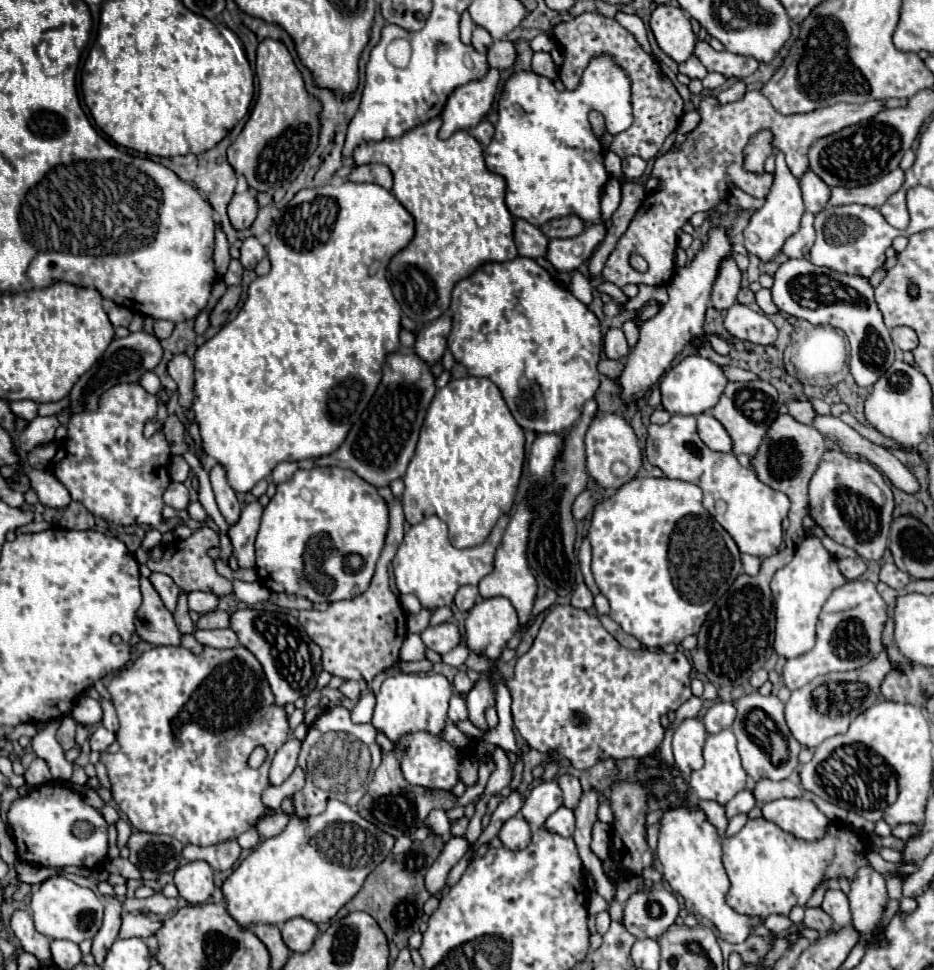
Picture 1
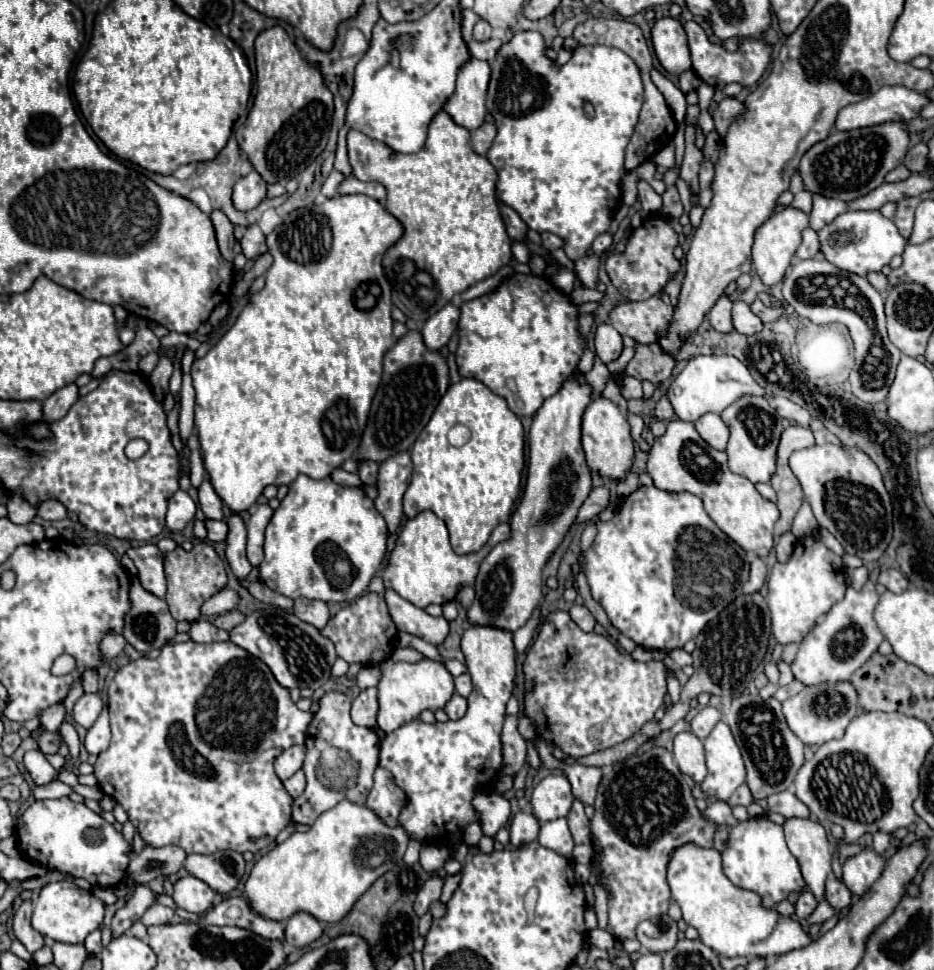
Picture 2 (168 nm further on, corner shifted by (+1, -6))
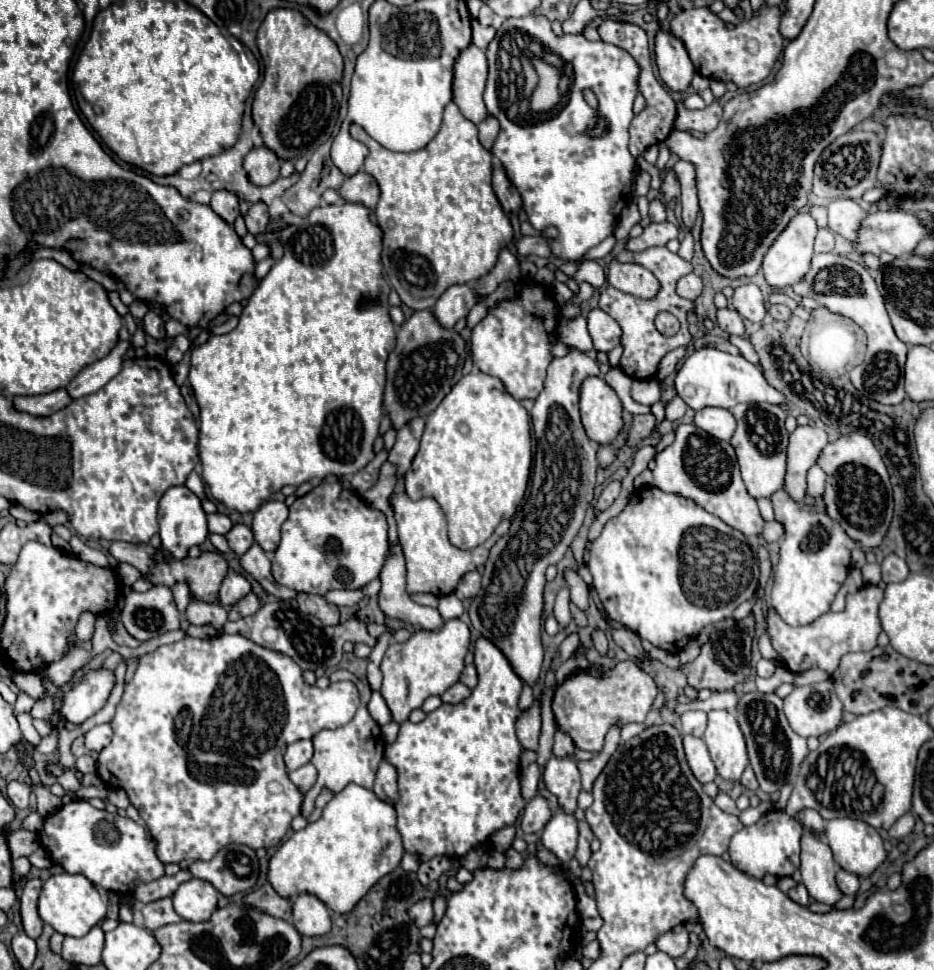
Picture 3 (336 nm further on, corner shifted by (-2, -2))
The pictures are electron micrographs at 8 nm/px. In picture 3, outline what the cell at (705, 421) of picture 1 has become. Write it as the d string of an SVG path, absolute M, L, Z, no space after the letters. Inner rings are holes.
M702 408L694 416L694 424L718 440L730 440L736 428L734 416L724 408Z

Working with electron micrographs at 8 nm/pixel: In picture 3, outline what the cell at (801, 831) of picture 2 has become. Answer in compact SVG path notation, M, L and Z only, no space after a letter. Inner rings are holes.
M804 832L800 838L800 848L802 884L816 902L834 906L834 902L842 898L842 892L838 892L838 886L834 882L836 860L830 852L830 846L810 832Z

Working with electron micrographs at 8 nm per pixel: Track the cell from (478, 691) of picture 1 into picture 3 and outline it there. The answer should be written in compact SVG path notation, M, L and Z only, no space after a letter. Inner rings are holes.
M484 636L474 642L474 666L478 672L478 684L470 698L460 704L442 704L418 724L410 720L402 722L396 742L388 744L384 752L384 758L398 770L400 800L394 808L404 848L420 856L420 860L428 860L438 854L450 858L464 856L474 846L484 844L496 830L506 824L514 824L520 810L526 806L518 782L522 746L514 732L514 722L522 712L518 708L522 680L504 652Z

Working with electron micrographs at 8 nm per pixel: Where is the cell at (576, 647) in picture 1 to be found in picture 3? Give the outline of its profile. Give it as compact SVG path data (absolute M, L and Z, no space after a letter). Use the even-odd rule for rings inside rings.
M618 662L612 668L590 664L586 670L576 670L562 684L556 686L552 698L552 712L558 730L568 734L576 748L600 752L604 736L612 726L624 726L624 722L644 722L650 712L658 686L654 678L638 662ZM598 668L600 674L594 676L590 670Z

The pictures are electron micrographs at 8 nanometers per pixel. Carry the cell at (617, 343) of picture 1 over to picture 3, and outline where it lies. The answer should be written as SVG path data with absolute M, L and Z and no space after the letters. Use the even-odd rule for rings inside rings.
M594 308L588 314L588 332L594 340L594 348L600 352L610 352L620 344L622 330L614 318L610 318L600 308Z

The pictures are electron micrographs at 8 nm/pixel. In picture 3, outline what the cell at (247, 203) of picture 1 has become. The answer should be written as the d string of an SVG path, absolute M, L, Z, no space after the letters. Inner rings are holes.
M268 148L252 150L244 160L244 170L254 186L268 186L280 176L280 160Z

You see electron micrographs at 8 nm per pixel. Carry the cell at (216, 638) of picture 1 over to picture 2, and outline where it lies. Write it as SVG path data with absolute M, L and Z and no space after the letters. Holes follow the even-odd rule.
M201 618L201 620L193 622L191 630L189 630L189 636L195 642L225 642L229 638L229 634L225 630L215 628L215 624L207 618Z

